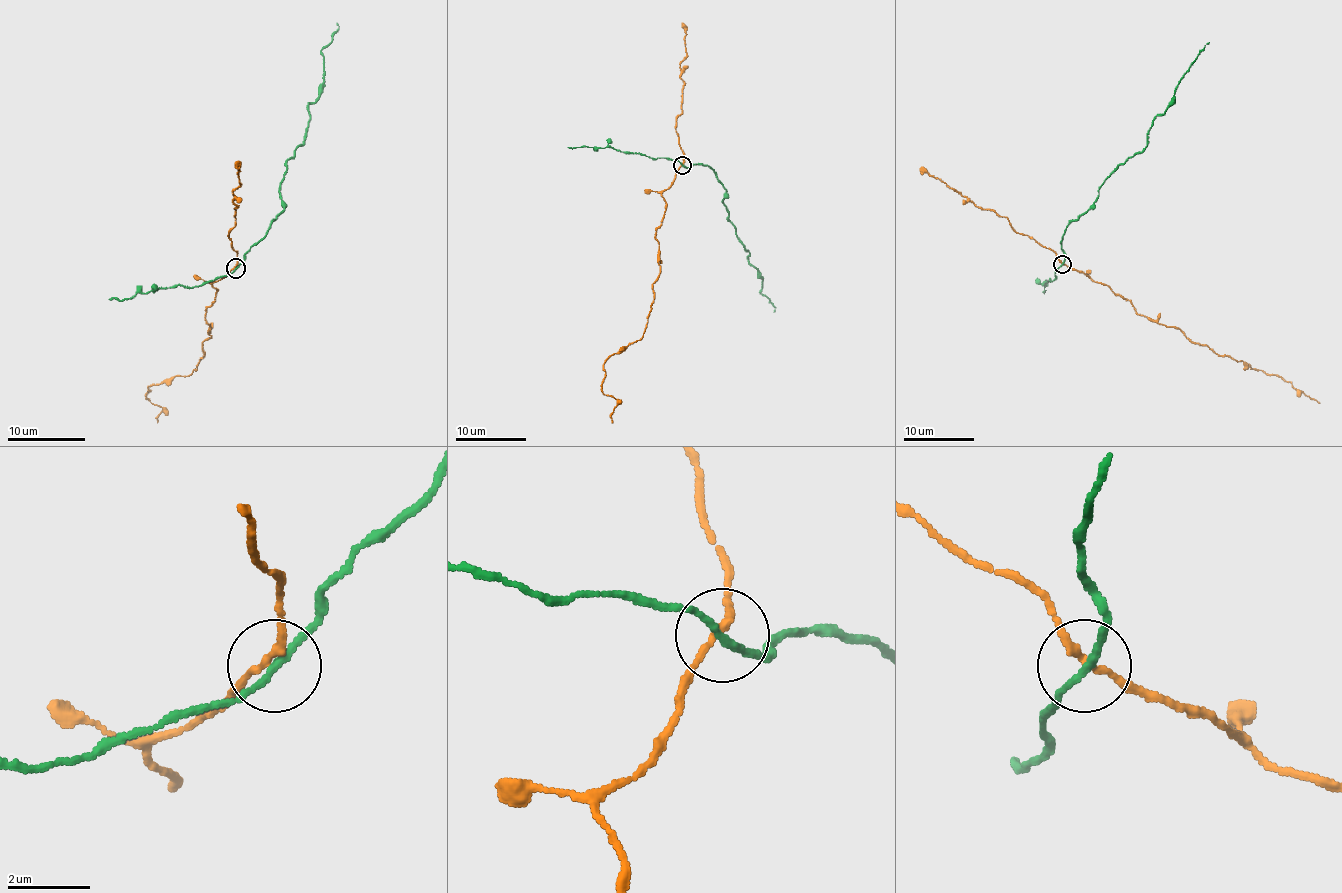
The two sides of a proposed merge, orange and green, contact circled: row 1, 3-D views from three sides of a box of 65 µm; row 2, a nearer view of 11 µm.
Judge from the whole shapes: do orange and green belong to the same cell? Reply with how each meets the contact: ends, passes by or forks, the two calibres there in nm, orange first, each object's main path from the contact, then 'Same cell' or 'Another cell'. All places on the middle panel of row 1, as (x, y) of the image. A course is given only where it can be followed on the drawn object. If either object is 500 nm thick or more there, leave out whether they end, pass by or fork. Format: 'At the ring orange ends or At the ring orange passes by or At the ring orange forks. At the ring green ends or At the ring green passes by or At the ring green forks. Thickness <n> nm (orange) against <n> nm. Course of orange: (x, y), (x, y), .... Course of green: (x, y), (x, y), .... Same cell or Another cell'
At the ring orange passes by. At the ring green passes by. Thickness 160 nm (orange) against 170 nm. Course of orange: (683, 164), (662, 192), (646, 329), (604, 364), (613, 422). Course of green: (683, 164), (704, 164), (714, 173), (725, 190), (722, 201), (729, 220), (774, 312). Another cell

